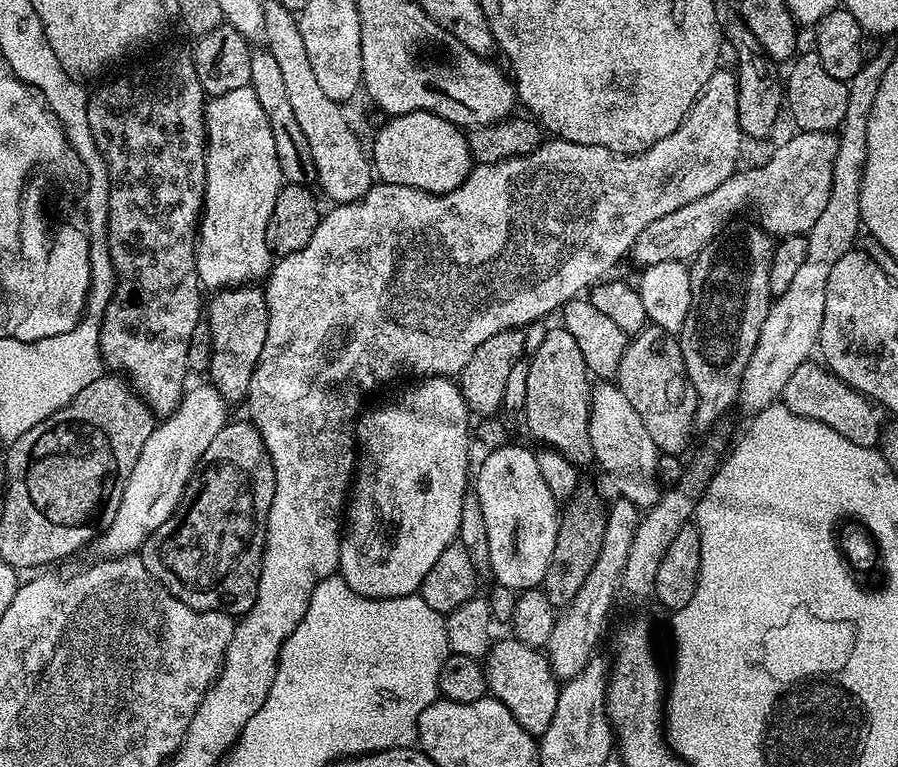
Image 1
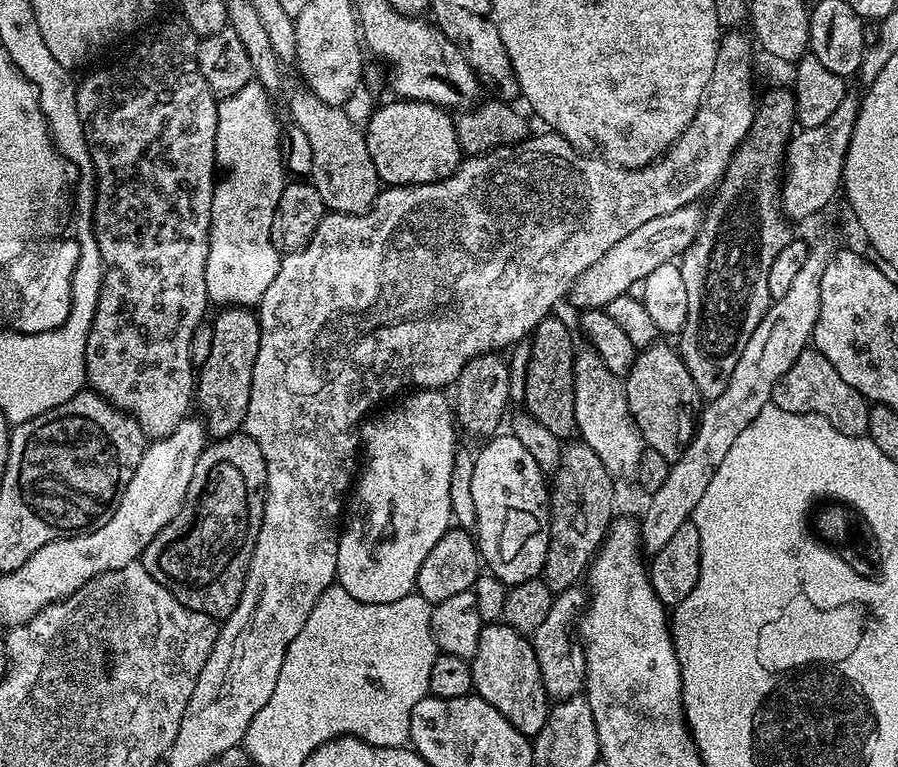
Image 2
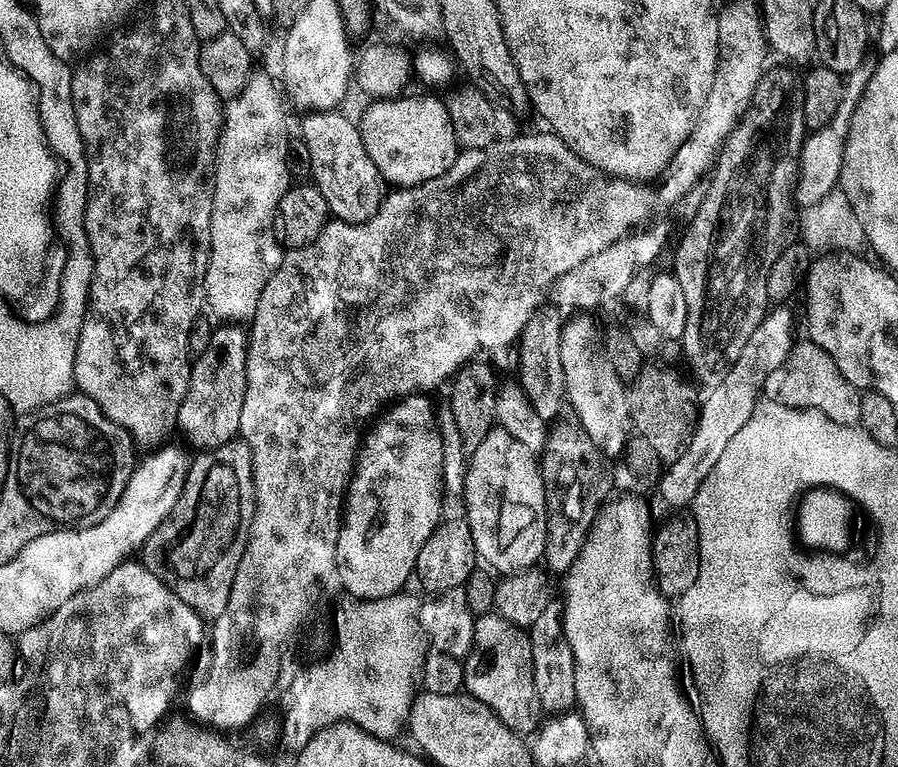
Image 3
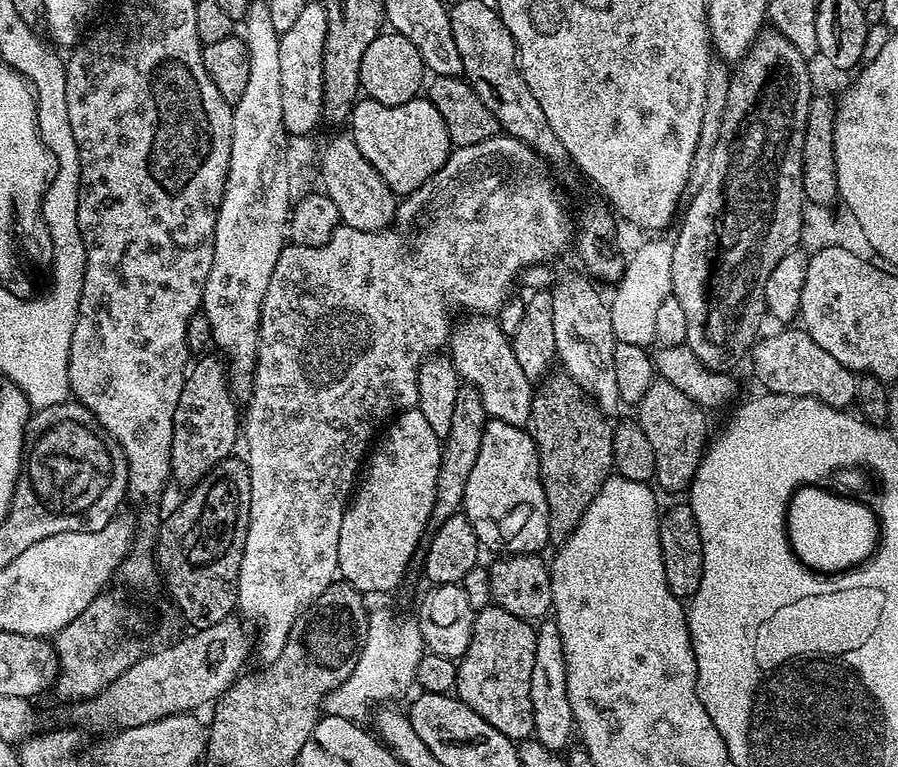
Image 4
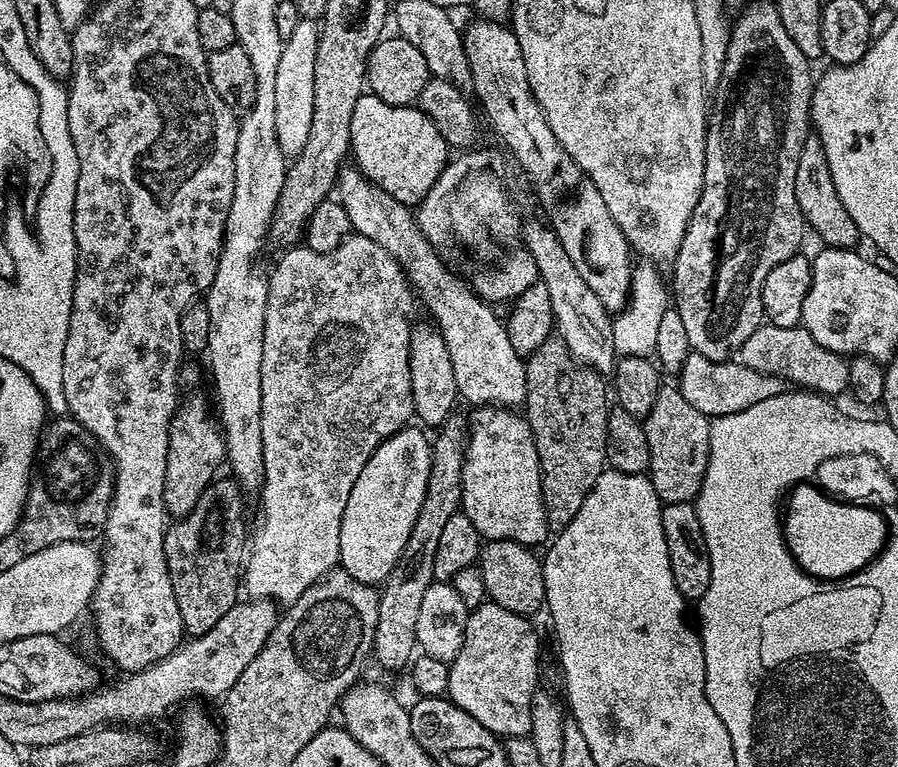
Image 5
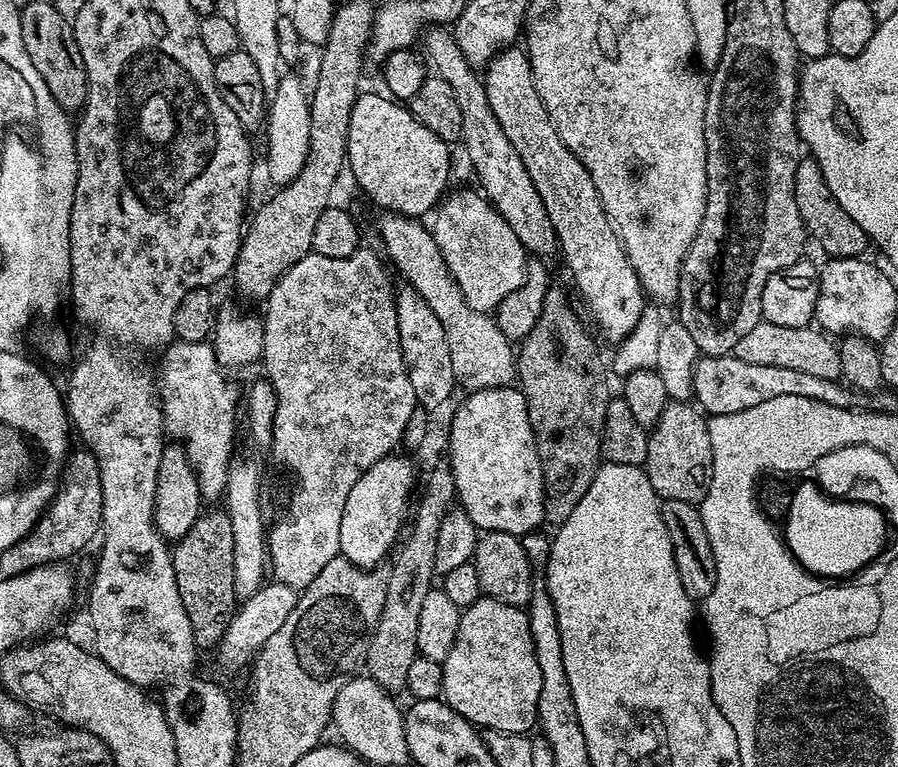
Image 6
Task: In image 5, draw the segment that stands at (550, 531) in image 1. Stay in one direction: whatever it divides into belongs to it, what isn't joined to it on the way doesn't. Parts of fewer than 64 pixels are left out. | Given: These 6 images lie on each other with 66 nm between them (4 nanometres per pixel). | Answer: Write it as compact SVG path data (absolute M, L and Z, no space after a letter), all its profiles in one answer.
M480 406L471 413L468 444L462 470L461 505L474 522L478 534L485 541L513 540L529 546L543 545L549 539L550 529L540 481L540 459L527 419L508 406Z

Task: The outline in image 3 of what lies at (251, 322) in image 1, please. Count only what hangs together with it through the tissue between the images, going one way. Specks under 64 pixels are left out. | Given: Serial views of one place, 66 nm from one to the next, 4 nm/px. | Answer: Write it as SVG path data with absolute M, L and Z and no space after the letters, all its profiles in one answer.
M216 326L212 329L210 346L191 361L186 398L178 410L178 432L196 450L213 450L237 439L242 418L242 402L246 398L246 358L248 332L238 326Z

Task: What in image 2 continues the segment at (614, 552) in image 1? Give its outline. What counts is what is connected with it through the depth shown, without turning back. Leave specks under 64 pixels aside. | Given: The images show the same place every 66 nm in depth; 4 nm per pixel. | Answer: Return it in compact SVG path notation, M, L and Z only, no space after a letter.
M570 590L559 593L550 606L550 614L546 614L546 618L538 625L538 630L530 634L532 649L538 658L541 684L549 701L552 702L569 700L581 691L584 684L584 653L574 643L574 625L578 620L578 608L576 612L576 598L573 594Z

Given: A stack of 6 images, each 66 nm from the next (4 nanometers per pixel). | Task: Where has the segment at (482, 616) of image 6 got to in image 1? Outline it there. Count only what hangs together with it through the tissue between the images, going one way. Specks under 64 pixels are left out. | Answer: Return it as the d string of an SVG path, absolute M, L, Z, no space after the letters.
M515 638L497 639L489 648L484 664L484 673L488 679L488 690L491 699L502 702L514 714L518 726L531 736L541 737L554 718L554 706L558 706L560 684L552 673L547 655L539 648L531 648Z

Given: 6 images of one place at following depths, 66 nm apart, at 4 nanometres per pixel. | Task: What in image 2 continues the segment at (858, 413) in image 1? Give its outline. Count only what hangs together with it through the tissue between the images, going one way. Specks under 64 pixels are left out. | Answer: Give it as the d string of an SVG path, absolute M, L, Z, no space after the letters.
M805 350L782 374L782 378L774 386L771 403L782 410L790 410L798 414L810 414L826 418L839 432L851 436L863 436L868 431L869 401L854 386L848 385L842 374L830 366L830 362L820 352Z

